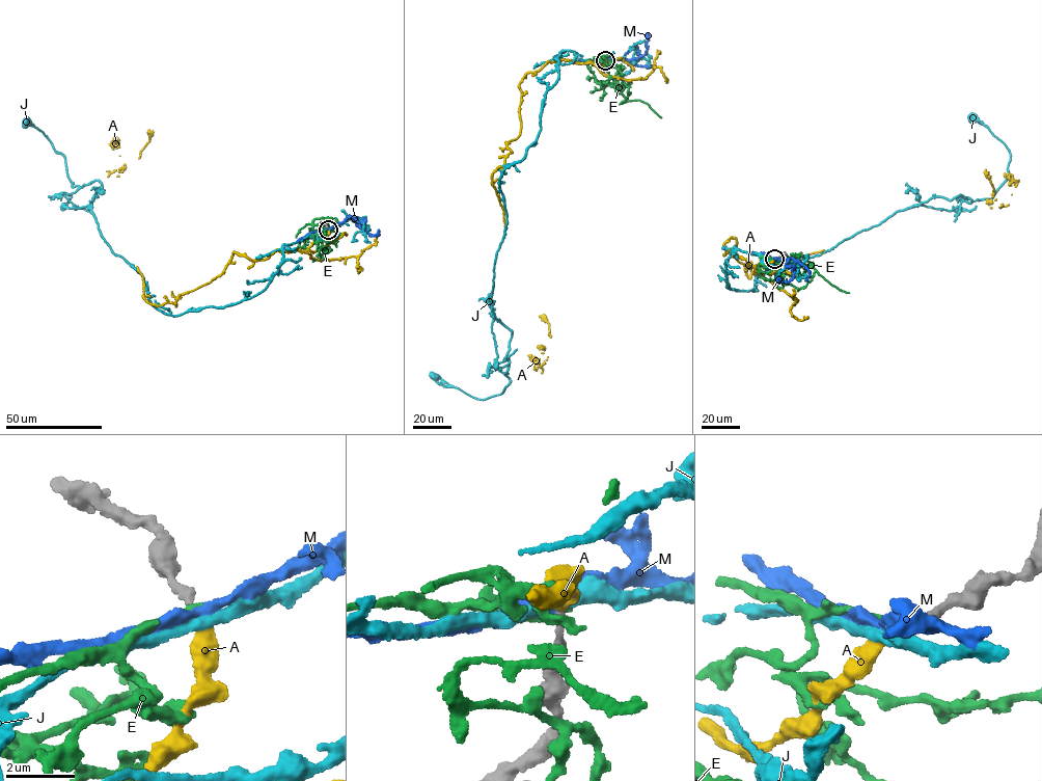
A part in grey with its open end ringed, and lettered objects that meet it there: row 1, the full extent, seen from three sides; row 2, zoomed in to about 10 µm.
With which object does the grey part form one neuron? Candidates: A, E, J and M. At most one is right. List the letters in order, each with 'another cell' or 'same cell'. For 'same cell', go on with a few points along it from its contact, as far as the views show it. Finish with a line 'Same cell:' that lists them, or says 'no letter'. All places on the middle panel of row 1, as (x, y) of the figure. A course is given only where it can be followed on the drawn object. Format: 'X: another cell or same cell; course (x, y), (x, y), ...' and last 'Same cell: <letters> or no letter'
A: same cell; course (605, 60), (554, 60), (526, 73), (519, 84), (520, 131), (492, 173), (531, 358), (539, 365), (533, 369)
E: another cell
J: another cell
M: another cell
Same cell: A

